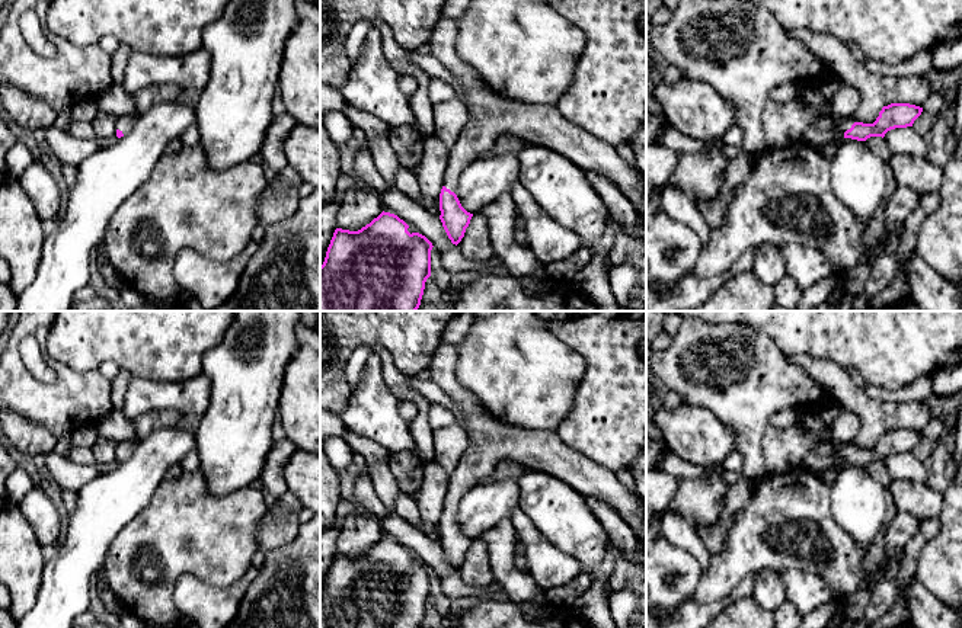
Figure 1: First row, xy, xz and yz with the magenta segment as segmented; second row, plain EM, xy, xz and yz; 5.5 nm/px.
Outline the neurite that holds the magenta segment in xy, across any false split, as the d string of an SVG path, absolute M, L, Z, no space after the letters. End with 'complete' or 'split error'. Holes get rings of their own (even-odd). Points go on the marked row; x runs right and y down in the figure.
M127 113L127 115L118 116L116 125L115 125L118 138L127 135L132 129L132 126L137 122L137 116L138 115L135 113Z; split error

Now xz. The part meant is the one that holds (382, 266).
M381 212L370 224L358 231L336 228L326 251L323 265L320 266L320 311L416 311L425 289L425 282L431 276L431 250L432 243L419 233L409 233L409 225L397 215Z; complete

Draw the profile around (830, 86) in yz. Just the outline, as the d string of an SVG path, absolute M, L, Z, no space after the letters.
M837 73L819 83L819 87L827 99L832 97L844 86L844 80Z

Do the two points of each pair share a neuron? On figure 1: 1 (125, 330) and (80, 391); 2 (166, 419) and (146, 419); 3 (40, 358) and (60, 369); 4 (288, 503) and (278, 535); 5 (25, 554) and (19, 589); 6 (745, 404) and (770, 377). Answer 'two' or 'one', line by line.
1: two
2: one
3: two
4: one
5: one
6: one

